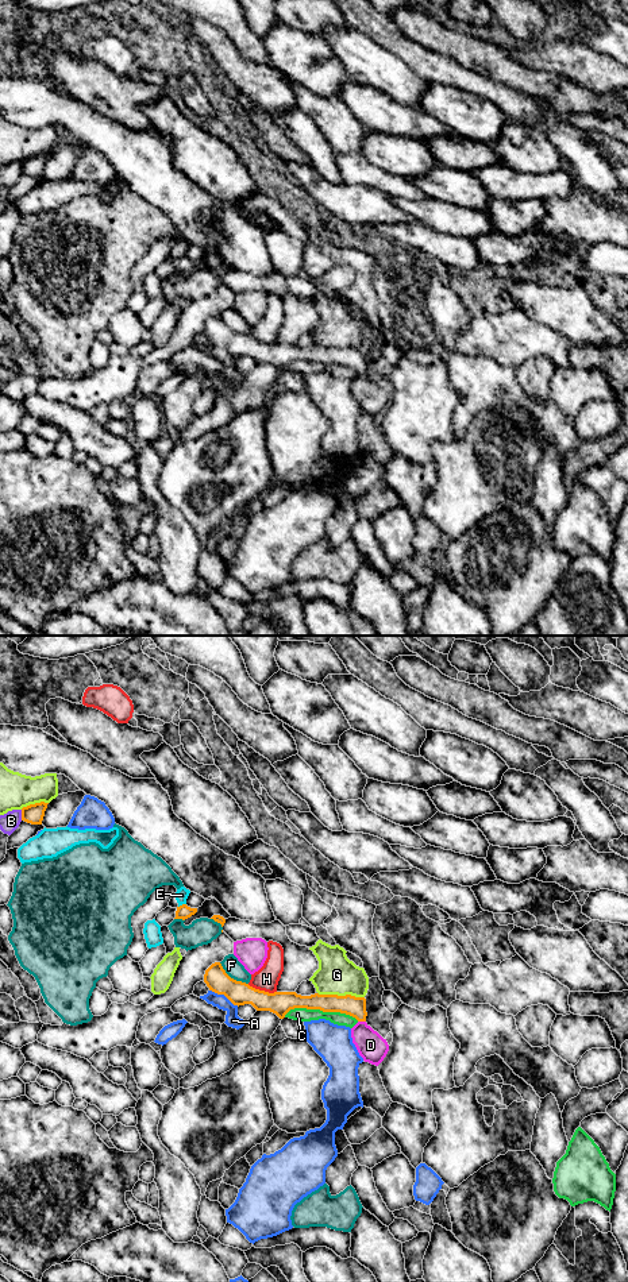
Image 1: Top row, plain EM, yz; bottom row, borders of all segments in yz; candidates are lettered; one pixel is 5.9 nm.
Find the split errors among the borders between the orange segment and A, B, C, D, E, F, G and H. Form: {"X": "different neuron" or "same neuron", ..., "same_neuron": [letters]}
{"A": "different neuron", "B": "different neuron", "C": "different neuron", "D": "different neuron", "E": "different neuron", "F": "different neuron", "G": "different neuron", "H": "different neuron", "same_neuron": []}

